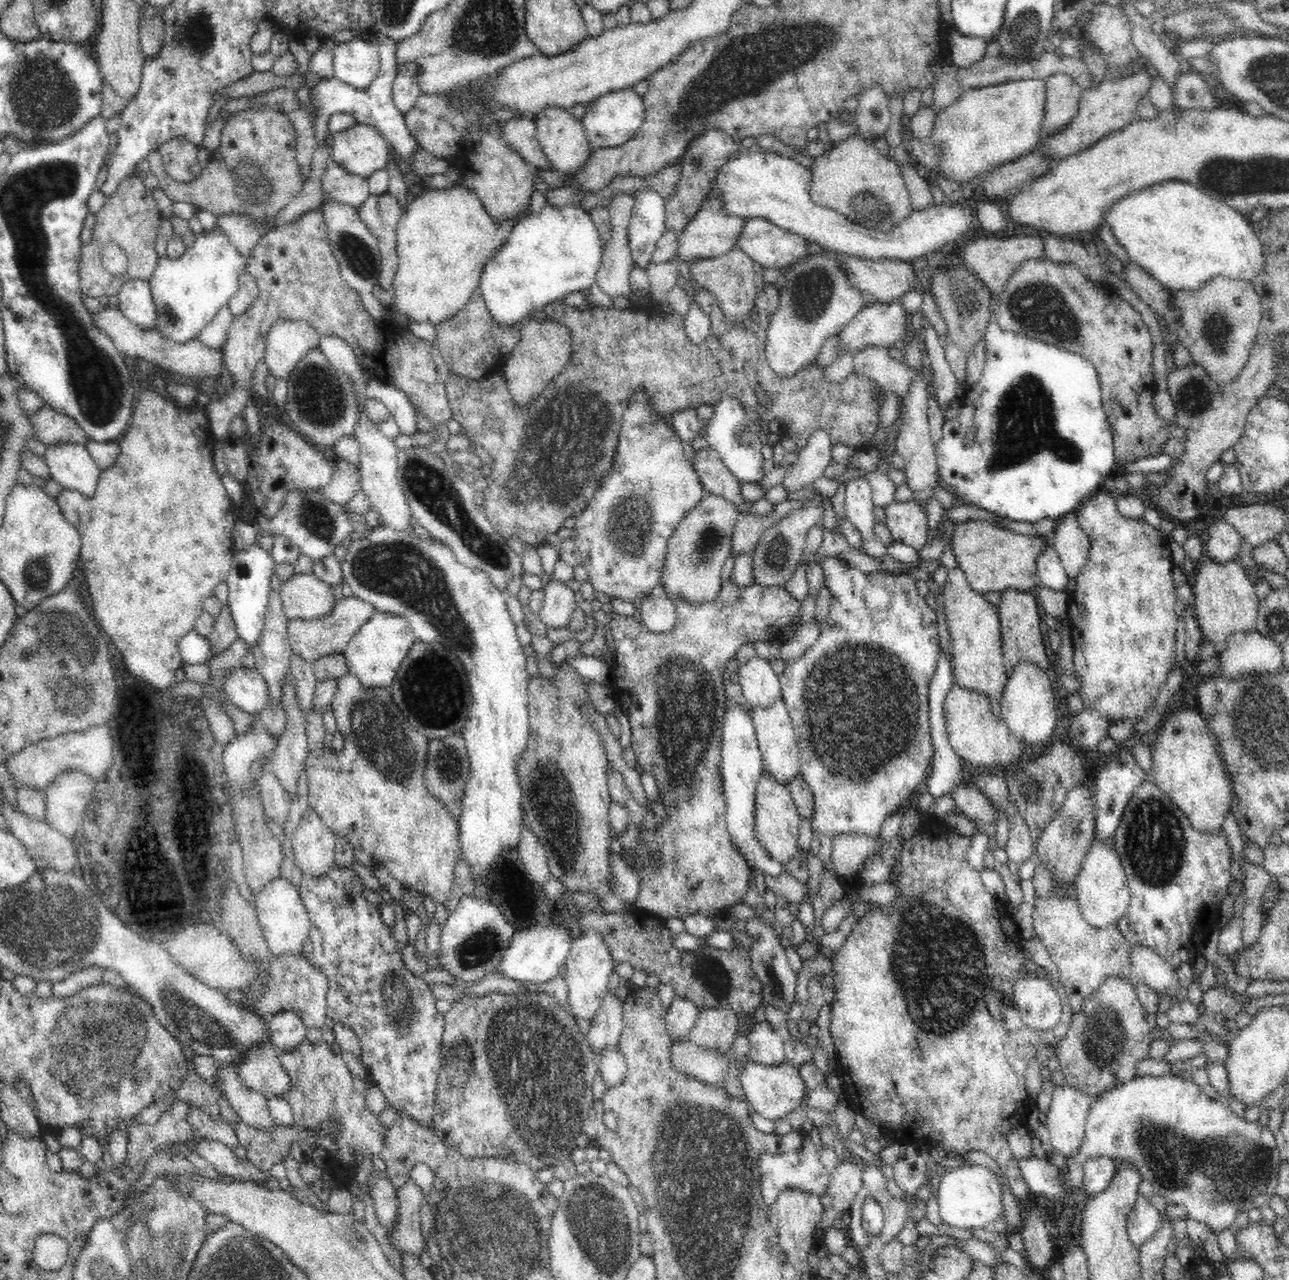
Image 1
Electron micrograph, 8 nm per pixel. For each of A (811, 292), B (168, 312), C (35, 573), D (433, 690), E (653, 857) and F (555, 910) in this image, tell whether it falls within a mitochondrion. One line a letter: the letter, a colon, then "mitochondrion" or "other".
A: mitochondrion
B: mitochondrion
C: mitochondrion
D: mitochondrion
E: other
F: other

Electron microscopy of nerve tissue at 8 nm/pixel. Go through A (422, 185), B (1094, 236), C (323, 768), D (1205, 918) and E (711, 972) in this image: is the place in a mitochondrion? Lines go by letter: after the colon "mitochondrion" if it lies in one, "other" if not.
A: other
B: other
C: other
D: other
E: mitochondrion

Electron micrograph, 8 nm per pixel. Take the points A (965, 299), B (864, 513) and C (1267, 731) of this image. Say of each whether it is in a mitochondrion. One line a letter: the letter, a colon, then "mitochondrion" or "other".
A: mitochondrion
B: other
C: mitochondrion

